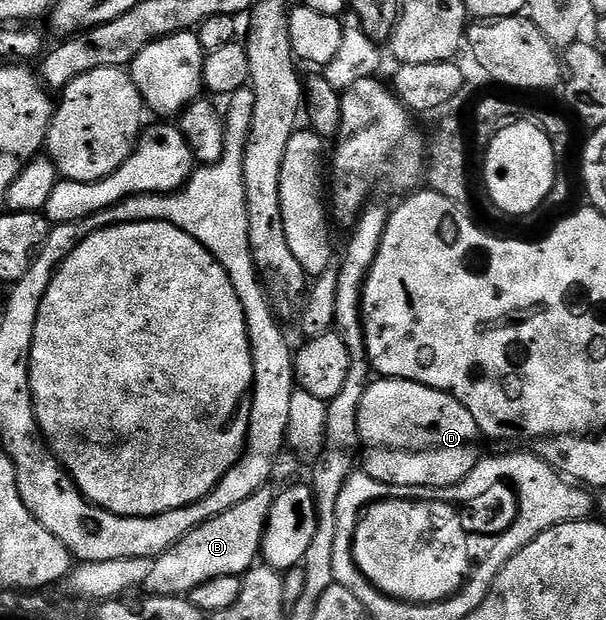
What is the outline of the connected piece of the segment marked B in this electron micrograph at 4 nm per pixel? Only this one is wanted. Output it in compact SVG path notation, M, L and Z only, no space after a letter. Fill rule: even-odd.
M266 485L259 489L247 501L239 501L235 509L219 513L211 521L191 529L170 551L165 551L153 560L153 568L147 577L144 590L149 595L188 596L199 585L224 575L244 576L258 562L261 554L261 541L265 536L265 527L269 524L269 514L278 492Z

